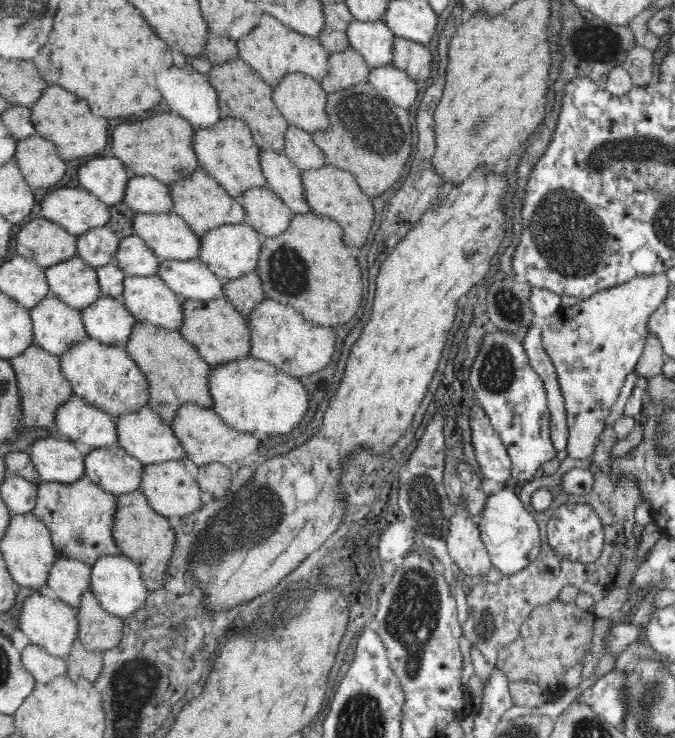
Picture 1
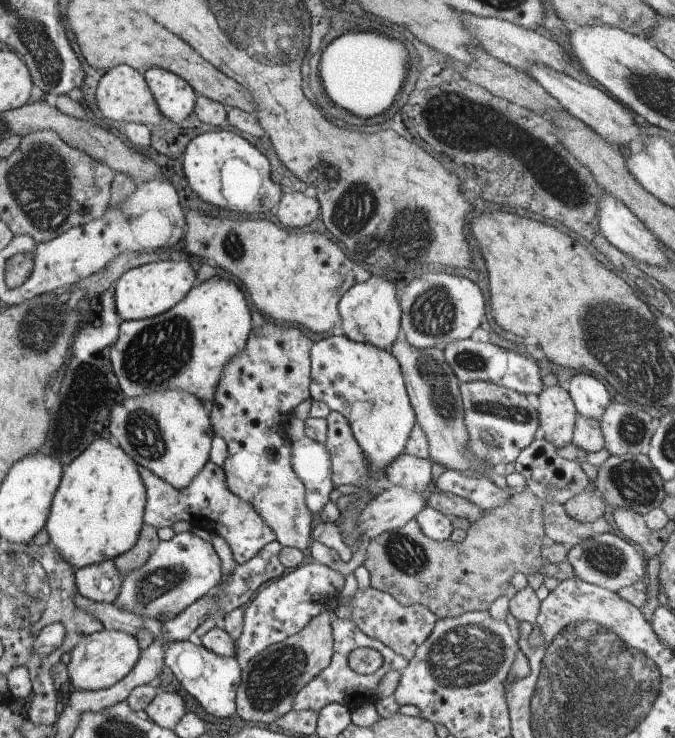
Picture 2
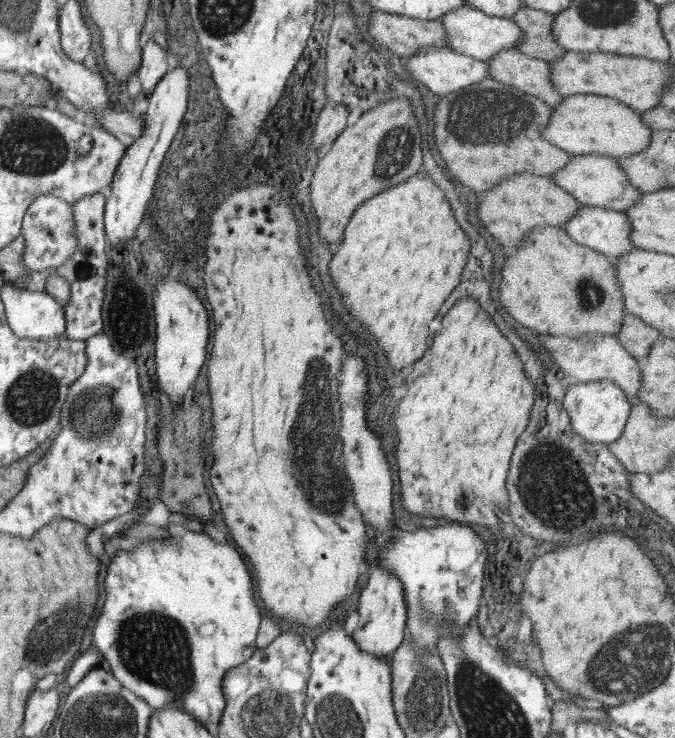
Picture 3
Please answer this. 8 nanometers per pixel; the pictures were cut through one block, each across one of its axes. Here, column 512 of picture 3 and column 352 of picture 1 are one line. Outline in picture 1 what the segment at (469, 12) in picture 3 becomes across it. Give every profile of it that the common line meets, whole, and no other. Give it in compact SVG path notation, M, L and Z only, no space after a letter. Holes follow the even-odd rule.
M352 20L346 28L350 48L356 50L371 68L393 63L394 37L384 20L362 22Z

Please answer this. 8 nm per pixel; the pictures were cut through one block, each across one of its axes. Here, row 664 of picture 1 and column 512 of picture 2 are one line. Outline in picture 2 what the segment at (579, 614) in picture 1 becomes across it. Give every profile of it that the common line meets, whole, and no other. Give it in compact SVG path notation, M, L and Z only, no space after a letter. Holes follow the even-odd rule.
M528 489L512 495L504 506L485 510L479 521L471 523L466 538L460 542L451 538L442 542L432 540L420 528L419 521L410 519L403 527L382 533L365 545L366 560L363 565L369 570L371 586L391 593L405 606L427 606L438 618L457 617L468 611L488 611L490 605L505 594L514 574L527 576L547 568L542 555L545 541L549 538L542 502L539 496Z

